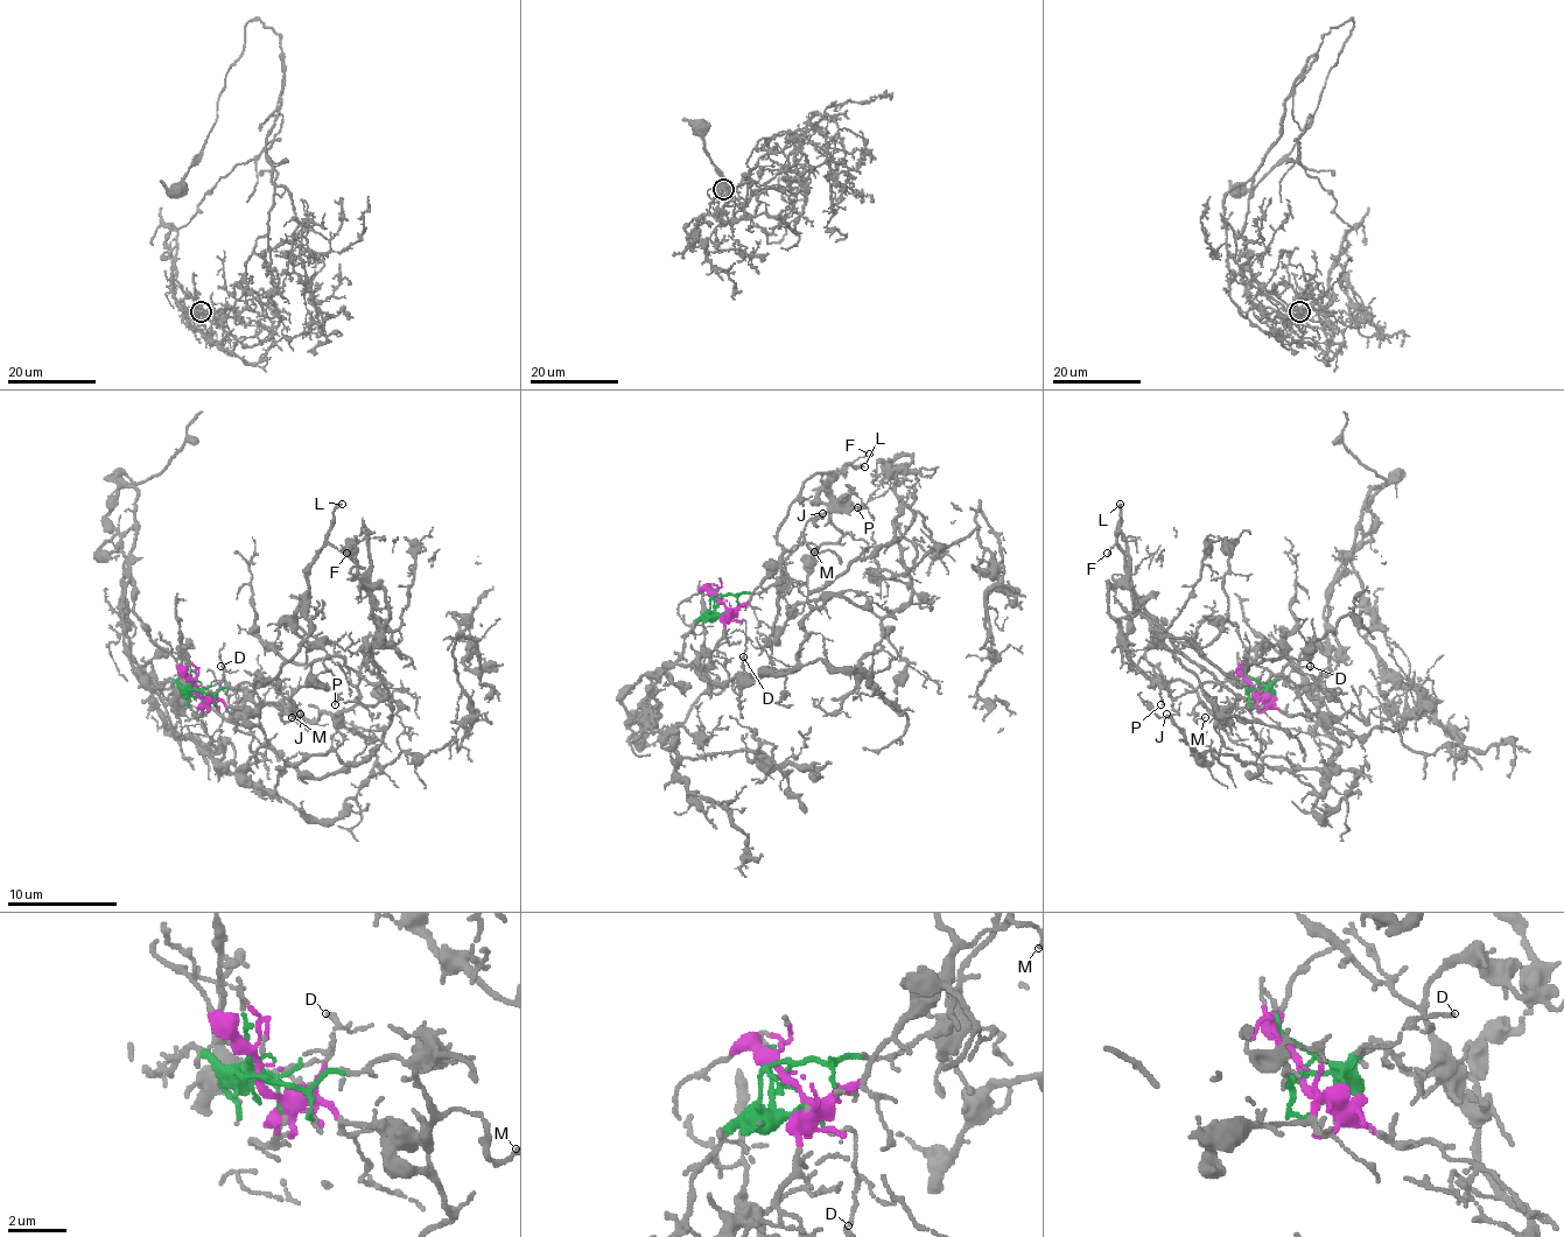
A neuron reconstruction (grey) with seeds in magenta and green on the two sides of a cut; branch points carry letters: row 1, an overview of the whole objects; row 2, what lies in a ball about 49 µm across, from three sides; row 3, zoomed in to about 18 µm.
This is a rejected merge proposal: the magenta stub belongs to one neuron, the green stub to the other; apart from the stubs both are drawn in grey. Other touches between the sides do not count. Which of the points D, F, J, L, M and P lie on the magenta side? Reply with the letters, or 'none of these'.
F, L, M

